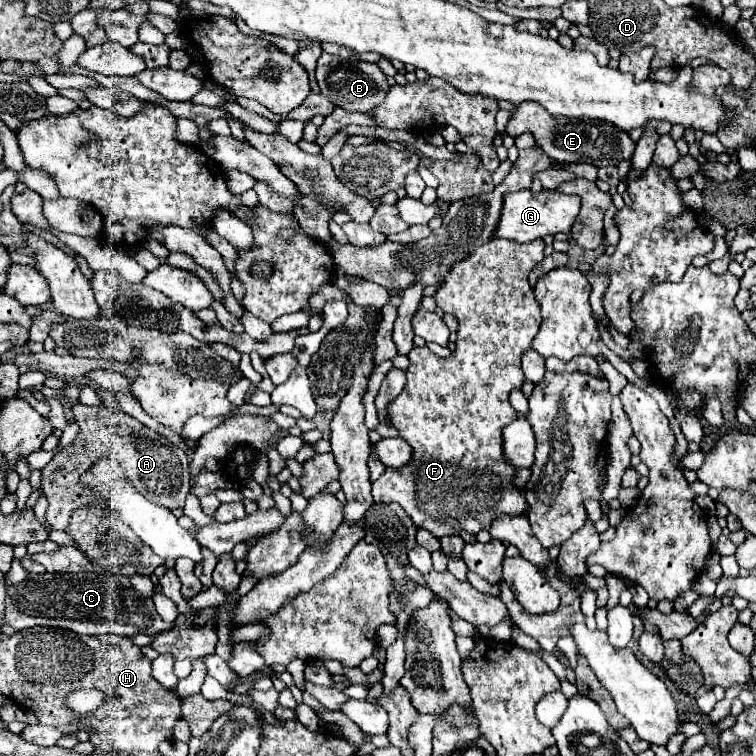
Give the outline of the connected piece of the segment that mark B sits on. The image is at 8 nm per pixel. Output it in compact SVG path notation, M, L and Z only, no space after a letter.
M322 52L322 56L318 58L316 80L318 80L322 94L326 98L330 98L330 102L334 102L336 106L340 106L348 112L370 112L372 108L376 108L384 102L384 98L390 90L390 86L386 82L386 74L376 64L362 62L362 66L352 66L350 62L344 62L342 58L334 58L326 52Z

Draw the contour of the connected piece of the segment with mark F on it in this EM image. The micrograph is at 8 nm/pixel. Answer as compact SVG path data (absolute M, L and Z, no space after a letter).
M494 238L480 246L472 258L466 258L454 266L444 286L434 294L438 308L458 320L458 342L456 350L448 358L432 354L427 346L414 346L408 354L410 366L406 370L408 382L402 394L390 402L390 424L400 432L400 436L414 448L414 458L402 468L386 468L386 472L372 484L374 502L390 504L398 502L418 526L424 526L436 538L454 536L460 530L476 534L480 530L490 530L492 538L502 538L514 544L520 554L538 564L544 570L552 560L548 550L534 538L528 518L522 514L526 510L526 500L522 492L514 488L512 478L516 470L502 458L502 428L516 420L516 412L510 406L510 392L522 386L524 372L520 368L522 354L530 348L530 342L538 334L542 316L538 302L528 284L530 270L544 258L544 240L538 238L528 244L510 242L504 238Z

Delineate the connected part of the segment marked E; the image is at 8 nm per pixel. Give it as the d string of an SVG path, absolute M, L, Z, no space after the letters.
M520 102L516 104L516 110L510 116L510 122L506 126L506 134L516 138L524 132L530 132L536 138L536 144L540 150L548 156L554 158L556 162L590 162L600 166L618 166L620 160L632 158L632 152L636 148L634 140L618 130L616 126L610 126L606 122L598 122L592 118L566 118L566 116L552 116L550 112L542 110L542 106L534 102Z

